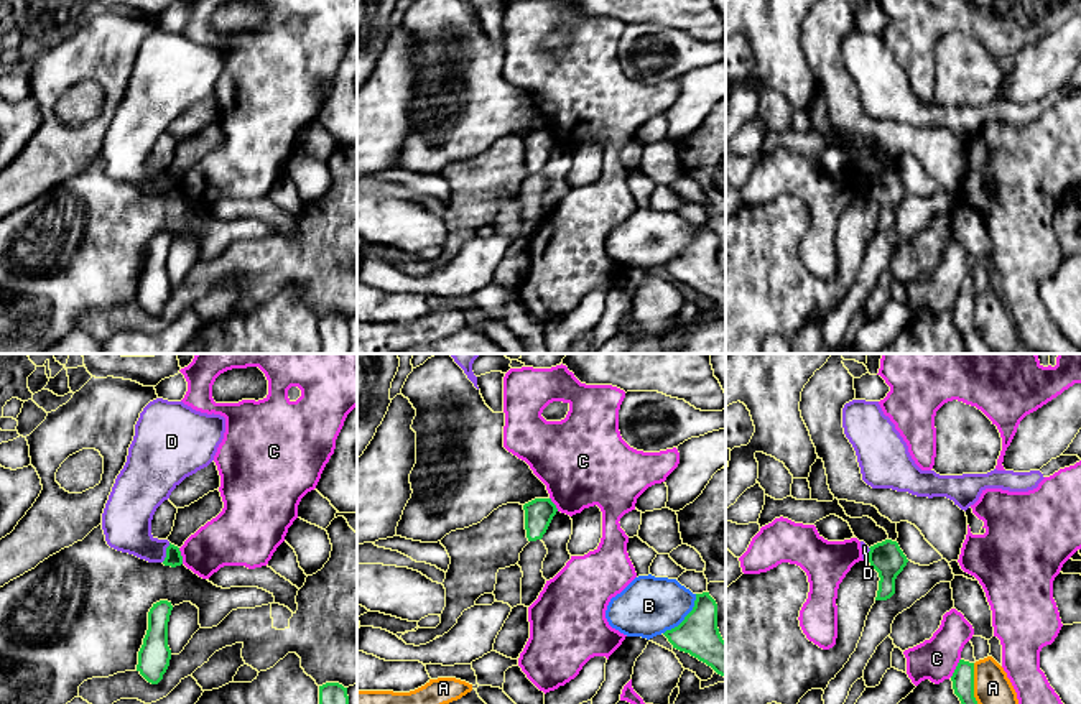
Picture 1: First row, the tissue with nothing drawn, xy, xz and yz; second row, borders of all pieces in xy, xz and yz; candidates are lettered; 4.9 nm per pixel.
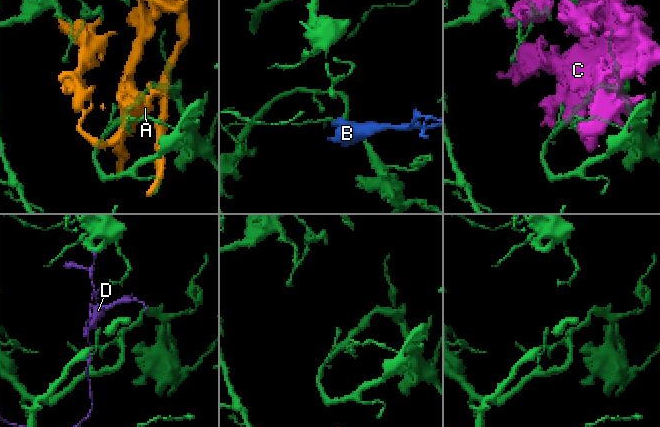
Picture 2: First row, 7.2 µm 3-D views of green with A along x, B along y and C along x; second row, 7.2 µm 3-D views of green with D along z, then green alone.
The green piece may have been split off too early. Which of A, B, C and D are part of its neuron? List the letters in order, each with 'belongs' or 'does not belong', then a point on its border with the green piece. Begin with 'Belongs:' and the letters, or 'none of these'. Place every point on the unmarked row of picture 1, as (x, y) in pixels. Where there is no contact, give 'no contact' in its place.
Belongs: none of these
A: does not belong | yz (973, 326)
B: does not belong | xz (685, 249)
C: does not belong | yz (956, 300)
D: does not belong | xy (167, 185)

